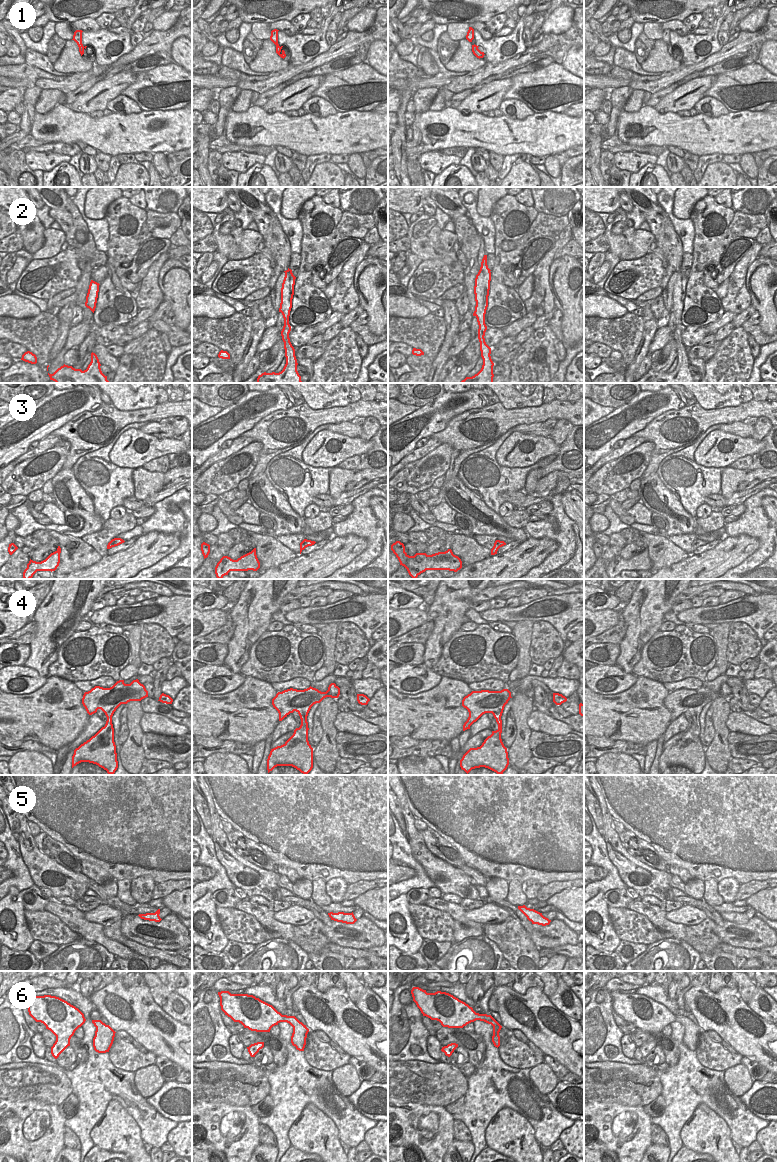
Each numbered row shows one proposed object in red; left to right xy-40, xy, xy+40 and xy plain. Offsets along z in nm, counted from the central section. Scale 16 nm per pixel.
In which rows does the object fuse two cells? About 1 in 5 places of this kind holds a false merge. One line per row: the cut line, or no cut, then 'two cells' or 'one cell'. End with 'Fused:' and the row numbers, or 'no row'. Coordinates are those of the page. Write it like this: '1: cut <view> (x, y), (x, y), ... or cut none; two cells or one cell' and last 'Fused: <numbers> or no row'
1: cut xy (281, 47), (278, 54); two cells
2: cut none; one cell
3: cut xy (304, 540), (301, 549); two cells
4: cut none; one cell
5: cut none; one cell
6: cut none; one cell
Fused: 1, 3

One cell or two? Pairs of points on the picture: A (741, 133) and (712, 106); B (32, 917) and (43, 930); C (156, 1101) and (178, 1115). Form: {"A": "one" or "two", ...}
{"A": "two", "B": "one", "C": "one"}

